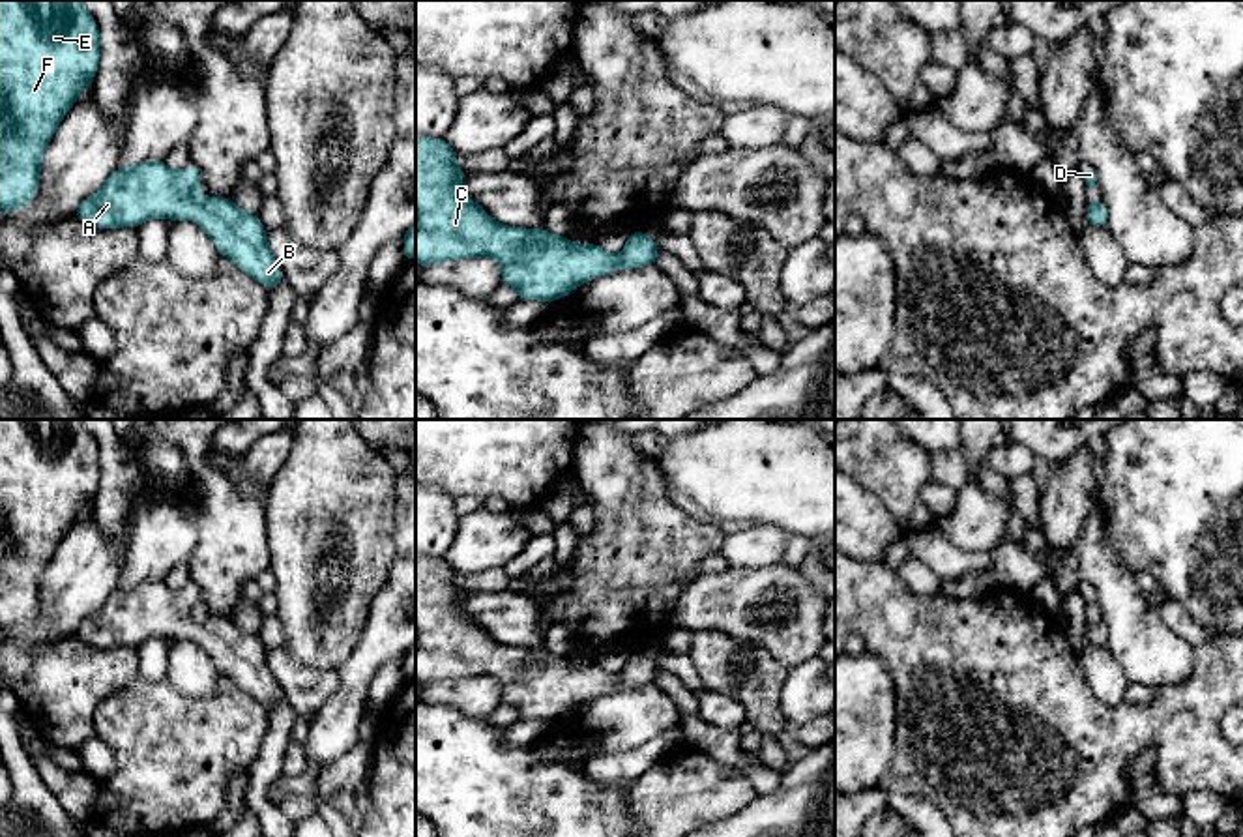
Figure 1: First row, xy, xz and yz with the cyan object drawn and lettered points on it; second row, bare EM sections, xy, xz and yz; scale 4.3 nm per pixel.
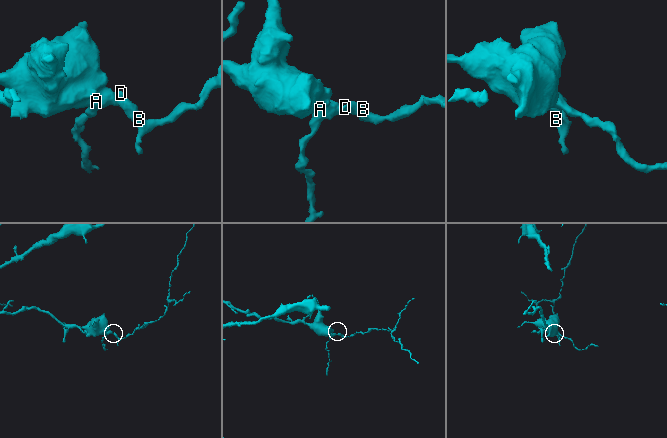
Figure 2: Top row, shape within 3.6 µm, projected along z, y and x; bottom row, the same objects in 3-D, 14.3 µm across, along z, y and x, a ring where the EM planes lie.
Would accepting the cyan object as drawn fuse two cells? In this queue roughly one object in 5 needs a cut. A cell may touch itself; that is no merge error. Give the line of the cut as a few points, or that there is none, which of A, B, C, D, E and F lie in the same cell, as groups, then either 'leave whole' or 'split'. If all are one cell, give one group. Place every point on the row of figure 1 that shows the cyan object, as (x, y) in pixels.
cut none; groups A B C D E F; leave whole

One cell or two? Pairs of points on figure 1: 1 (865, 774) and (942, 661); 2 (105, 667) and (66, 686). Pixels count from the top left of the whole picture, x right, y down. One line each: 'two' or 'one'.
1: two
2: one

